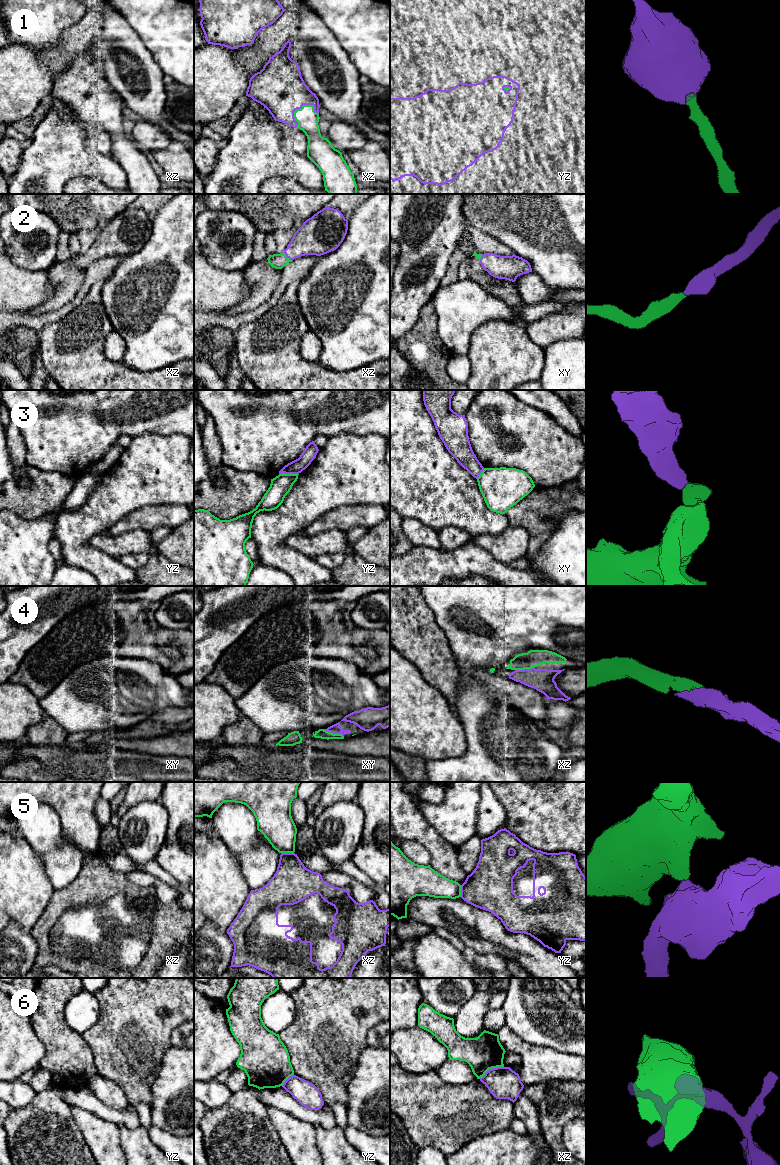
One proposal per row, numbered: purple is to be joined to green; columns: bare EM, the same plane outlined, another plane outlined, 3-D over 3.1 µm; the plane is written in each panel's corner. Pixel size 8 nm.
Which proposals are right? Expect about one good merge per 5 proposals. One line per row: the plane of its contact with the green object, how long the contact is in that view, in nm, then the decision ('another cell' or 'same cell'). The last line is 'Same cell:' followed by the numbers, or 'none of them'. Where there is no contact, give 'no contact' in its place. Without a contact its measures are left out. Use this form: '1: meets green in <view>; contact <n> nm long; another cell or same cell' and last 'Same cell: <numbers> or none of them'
1: meets green in xz; contact 240 nm long; same cell
2: meets green in xz; contact 90 nm long; same cell
3: meets green in yz; contact 160 nm long; another cell
4: meets green in xz; contact 160 nm long; same cell
5: meets green in xz; contact 100 nm long; another cell
6: meets green in xz; contact 220 nm long; another cell
Same cell: 1, 2, 4

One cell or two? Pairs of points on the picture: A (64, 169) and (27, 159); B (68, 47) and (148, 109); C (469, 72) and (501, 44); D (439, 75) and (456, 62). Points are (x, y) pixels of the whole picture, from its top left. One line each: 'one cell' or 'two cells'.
A: one cell
B: two cells
C: two cells
D: two cells

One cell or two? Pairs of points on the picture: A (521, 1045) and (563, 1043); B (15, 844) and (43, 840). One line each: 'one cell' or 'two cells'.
A: two cells
B: two cells

